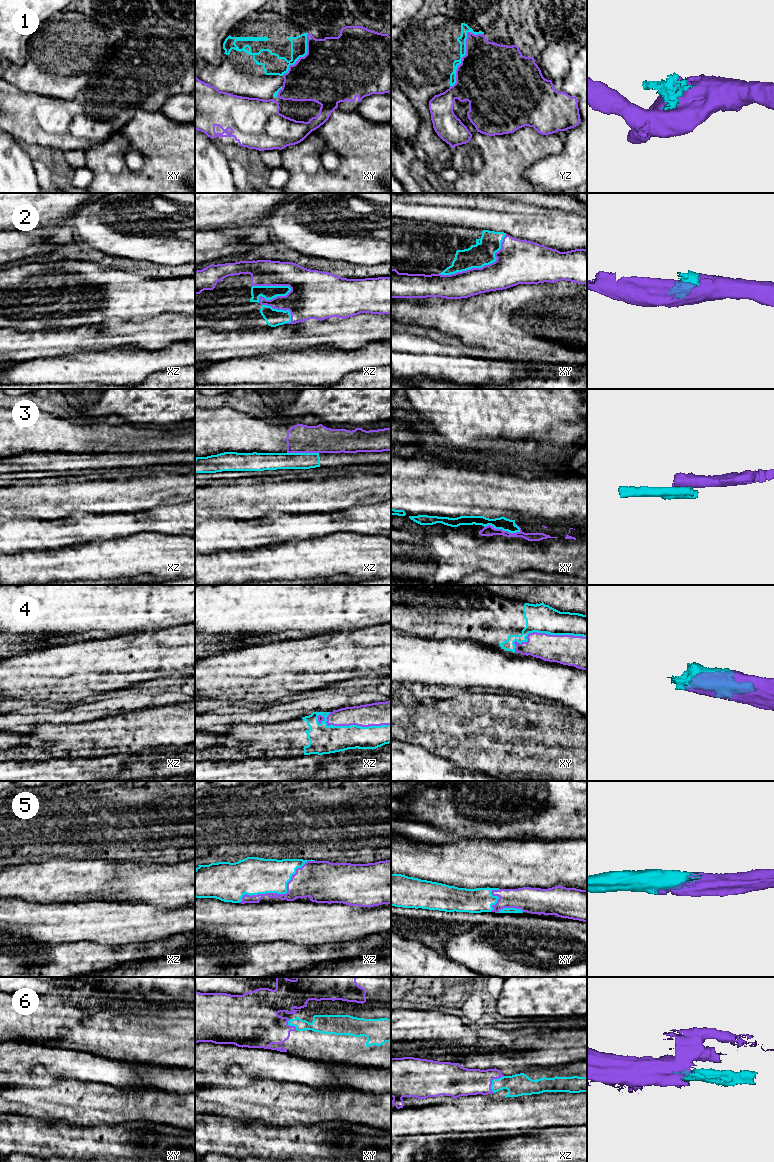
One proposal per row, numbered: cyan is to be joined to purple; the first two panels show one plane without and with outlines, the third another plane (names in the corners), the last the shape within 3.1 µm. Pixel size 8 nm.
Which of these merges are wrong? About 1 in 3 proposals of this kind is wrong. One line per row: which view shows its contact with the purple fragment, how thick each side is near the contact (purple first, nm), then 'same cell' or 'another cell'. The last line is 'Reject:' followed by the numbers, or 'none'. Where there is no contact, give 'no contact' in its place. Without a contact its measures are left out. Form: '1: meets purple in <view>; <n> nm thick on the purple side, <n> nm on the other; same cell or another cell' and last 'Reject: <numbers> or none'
1: meets purple in yz; 480 nm thick on the purple side, 70 nm on the other; another cell
2: meets purple in xy; 280 nm thick on the purple side, 190 nm on the other; same cell
3: meets purple in xy; 80 nm thick on the purple side, 100 nm on the other; another cell
4: meets purple in xz; 190 nm thick on the purple side, 220 nm on the other; same cell
5: meets purple in xz; 260 nm thick on the purple side, 280 nm on the other; same cell
6: meets purple in xz; 240 nm thick on the purple side, 180 nm on the other; same cell
Reject: 1, 3

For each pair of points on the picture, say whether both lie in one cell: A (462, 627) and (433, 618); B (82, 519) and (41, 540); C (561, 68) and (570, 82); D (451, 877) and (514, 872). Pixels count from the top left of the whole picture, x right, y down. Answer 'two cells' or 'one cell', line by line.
A: one cell
B: one cell
C: two cells
D: one cell

